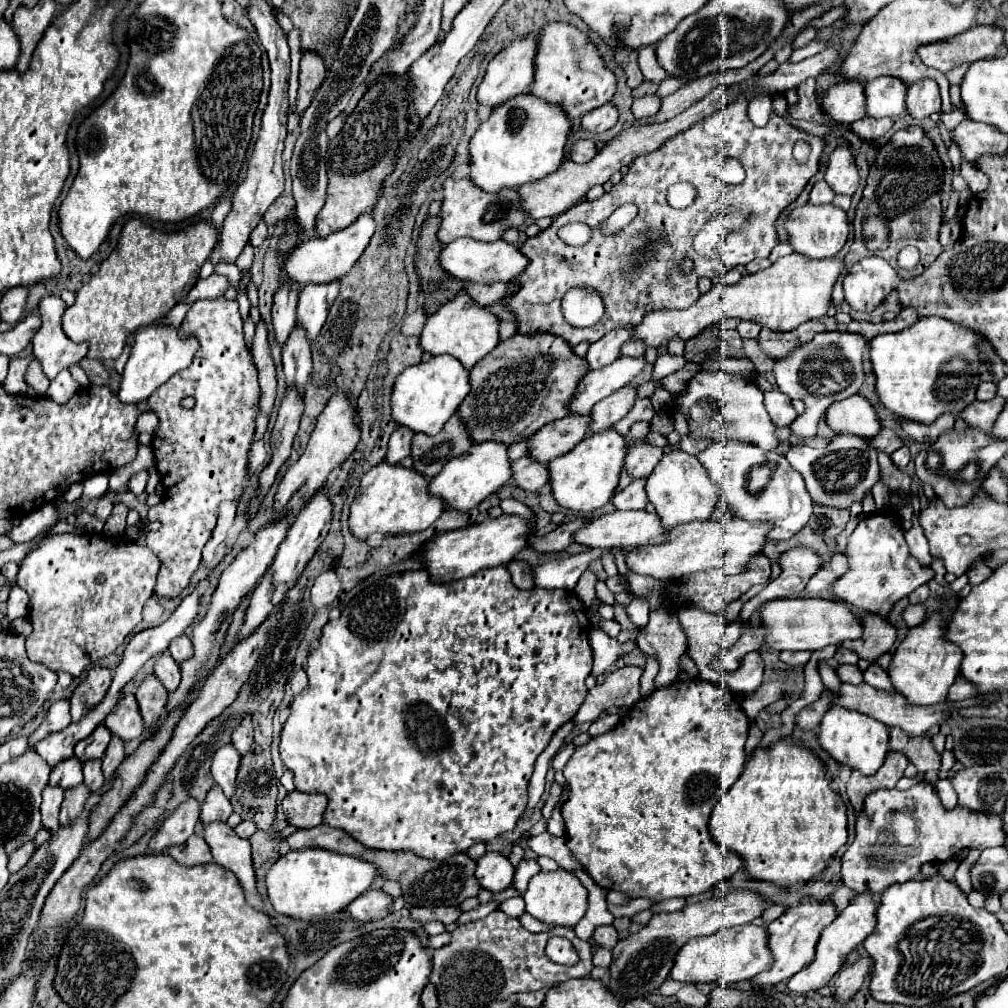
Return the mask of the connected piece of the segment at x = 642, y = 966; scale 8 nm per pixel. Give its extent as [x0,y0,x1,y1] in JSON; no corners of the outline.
[607,891,767,1003]

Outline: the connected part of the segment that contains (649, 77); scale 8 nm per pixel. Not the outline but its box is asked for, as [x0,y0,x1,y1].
[637,45,667,83]

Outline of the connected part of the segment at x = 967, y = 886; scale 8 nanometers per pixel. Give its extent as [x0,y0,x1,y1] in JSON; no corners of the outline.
[954,849,979,895]

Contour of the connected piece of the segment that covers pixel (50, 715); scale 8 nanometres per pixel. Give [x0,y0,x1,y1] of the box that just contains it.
[29,699,71,749]

